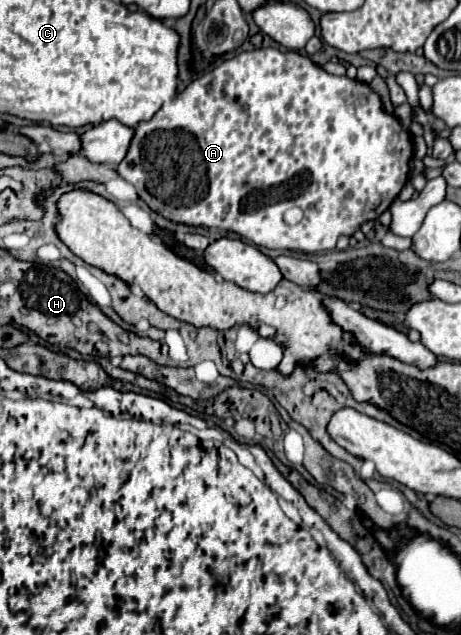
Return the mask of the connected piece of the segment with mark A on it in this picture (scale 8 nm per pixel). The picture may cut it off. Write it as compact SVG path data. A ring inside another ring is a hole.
M255 49L243 51L235 55L233 59L223 61L219 67L201 75L199 79L189 83L183 91L179 91L175 99L165 103L149 121L141 121L135 127L135 135L131 139L125 159L117 165L117 173L135 185L137 195L155 213L163 215L165 219L173 223L227 229L267 249L297 249L305 253L321 253L321 251L333 251L341 235L347 235L347 237L353 235L365 221L377 219L385 209L389 209L393 199L399 195L399 191L407 183L411 157L413 157L411 137L407 135L407 131L403 131L395 115L387 115L381 109L381 99L369 85L349 79L349 77L331 75L321 65L311 61L307 55L297 51L283 53L279 49ZM291 207L299 207L303 211L303 219L297 225L287 225L283 221L283 213Z

